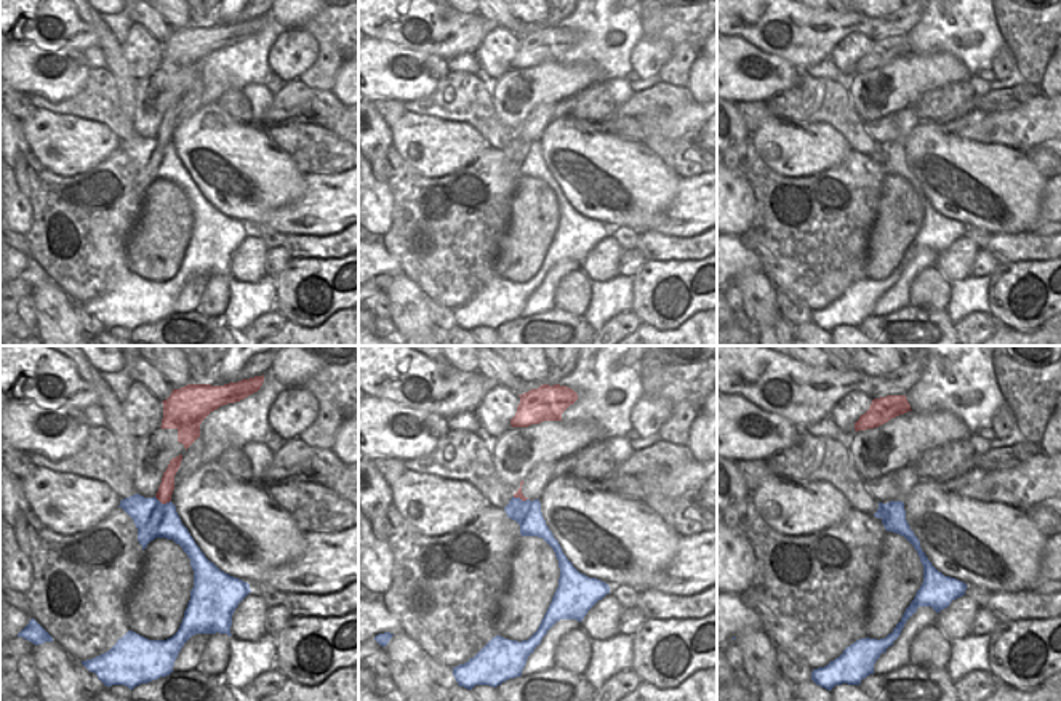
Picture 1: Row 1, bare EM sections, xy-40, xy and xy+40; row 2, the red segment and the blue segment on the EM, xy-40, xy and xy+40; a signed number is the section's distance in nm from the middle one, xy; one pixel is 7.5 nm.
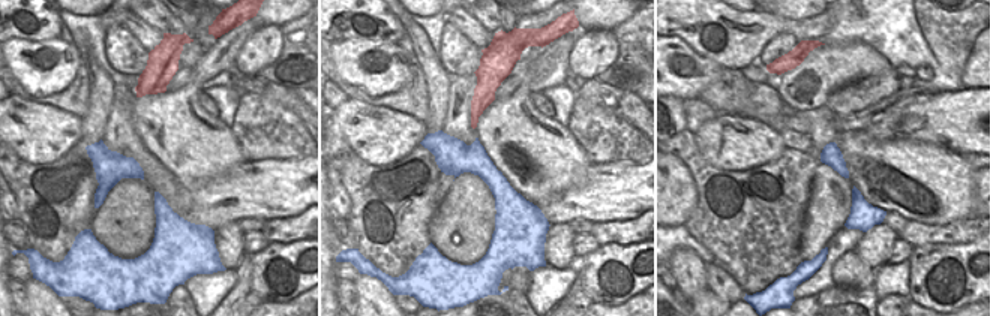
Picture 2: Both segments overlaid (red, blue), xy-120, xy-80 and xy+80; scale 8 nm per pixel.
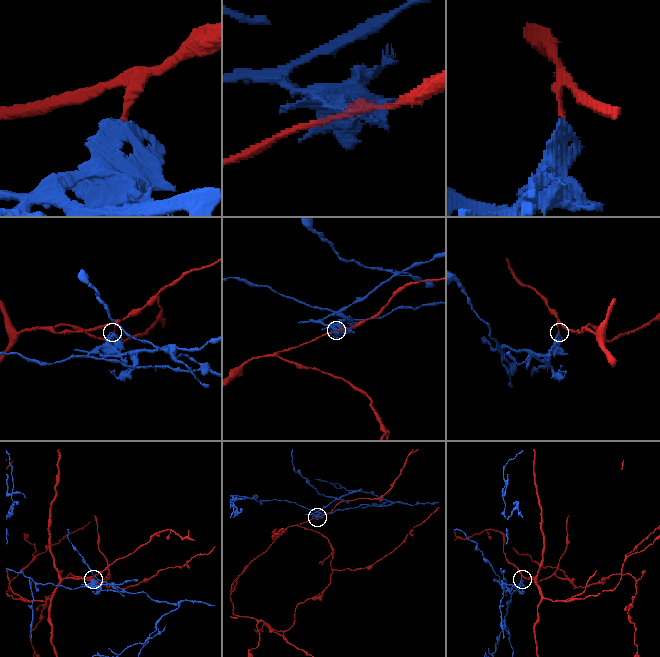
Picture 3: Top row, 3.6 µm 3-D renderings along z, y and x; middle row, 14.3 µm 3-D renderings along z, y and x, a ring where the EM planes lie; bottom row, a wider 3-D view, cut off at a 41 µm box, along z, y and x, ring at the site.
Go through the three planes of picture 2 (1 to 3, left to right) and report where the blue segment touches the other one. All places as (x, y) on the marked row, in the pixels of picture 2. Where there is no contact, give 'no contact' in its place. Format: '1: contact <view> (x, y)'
1: no contact
2: no contact
3: no contact

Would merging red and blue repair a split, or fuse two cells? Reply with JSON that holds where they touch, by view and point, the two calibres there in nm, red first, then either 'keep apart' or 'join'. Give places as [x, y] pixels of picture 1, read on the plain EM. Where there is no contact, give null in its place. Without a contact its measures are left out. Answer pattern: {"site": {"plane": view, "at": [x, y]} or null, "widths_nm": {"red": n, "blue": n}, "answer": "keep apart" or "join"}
{"site": {"plane": "xy-40", "at": [162, 144]}, "widths_nm": {"red": 120, "blue": 280}, "answer": "keep apart"}

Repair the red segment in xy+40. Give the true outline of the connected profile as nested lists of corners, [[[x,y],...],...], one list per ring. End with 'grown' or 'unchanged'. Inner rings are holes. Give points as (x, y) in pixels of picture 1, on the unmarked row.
[[[887,37],[874,40],[869,51],[855,64],[855,72],[858,74],[879,69],[907,53],[912,51],[906,37]]]; unchanged

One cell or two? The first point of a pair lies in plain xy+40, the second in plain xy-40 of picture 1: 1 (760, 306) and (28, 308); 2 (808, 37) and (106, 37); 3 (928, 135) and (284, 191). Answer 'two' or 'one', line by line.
1: two
2: two
3: one

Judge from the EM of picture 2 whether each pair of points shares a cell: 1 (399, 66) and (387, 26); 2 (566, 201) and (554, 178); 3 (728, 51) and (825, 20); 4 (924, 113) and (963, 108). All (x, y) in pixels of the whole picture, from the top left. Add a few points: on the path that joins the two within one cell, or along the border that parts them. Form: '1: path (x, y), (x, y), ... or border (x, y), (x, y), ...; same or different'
1: border (357, 38), (381, 44), (398, 44); different
2: border (588, 169), (578, 183), (554, 193), (539, 207); different
3: path (752, 30), (765, 26), (801, 26); same
4: path (933, 113), (954, 113); same

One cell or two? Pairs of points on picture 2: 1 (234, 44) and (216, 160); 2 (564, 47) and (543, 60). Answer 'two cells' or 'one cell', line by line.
1: one cell
2: one cell

